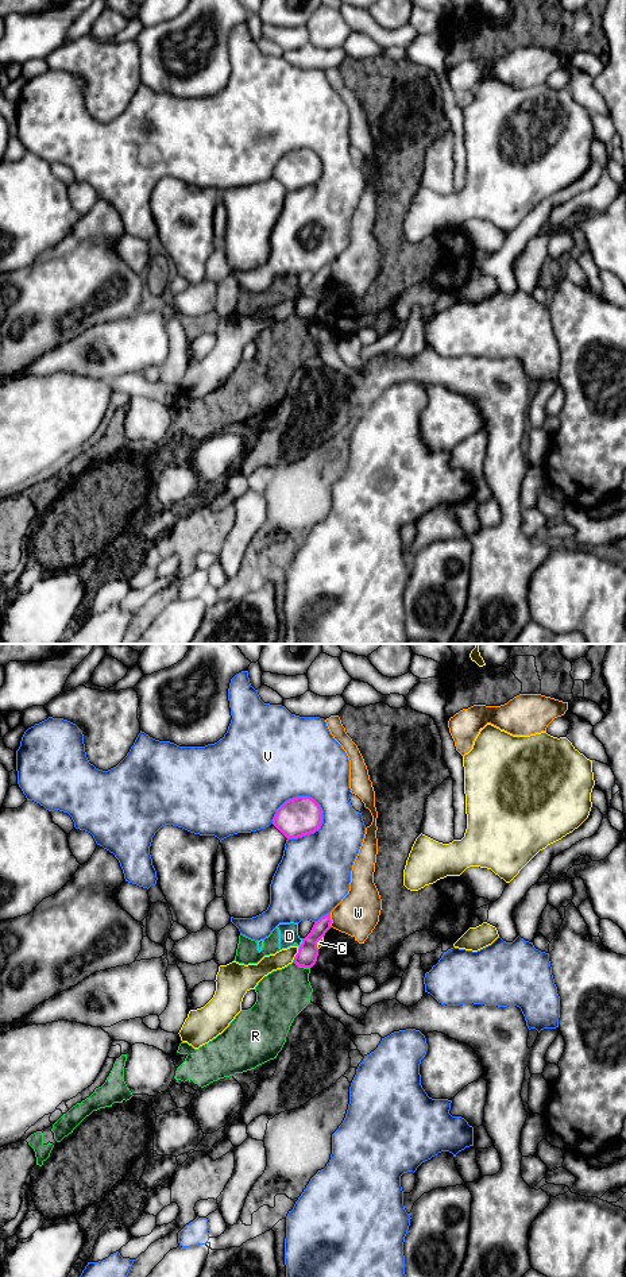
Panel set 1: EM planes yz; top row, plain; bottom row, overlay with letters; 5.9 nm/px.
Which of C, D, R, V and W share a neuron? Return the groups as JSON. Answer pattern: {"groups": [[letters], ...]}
{"groups": [["C"], ["D", "R"], ["V"], ["W"]]}

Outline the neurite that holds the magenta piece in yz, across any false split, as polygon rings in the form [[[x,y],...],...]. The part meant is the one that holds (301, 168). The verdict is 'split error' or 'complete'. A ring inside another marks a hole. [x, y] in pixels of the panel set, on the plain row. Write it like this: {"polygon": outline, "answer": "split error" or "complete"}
{"polygon": [[[310,148],[286,153],[273,171],[273,177],[289,192],[298,190],[320,181],[322,162]]], "answer": "complete"}

